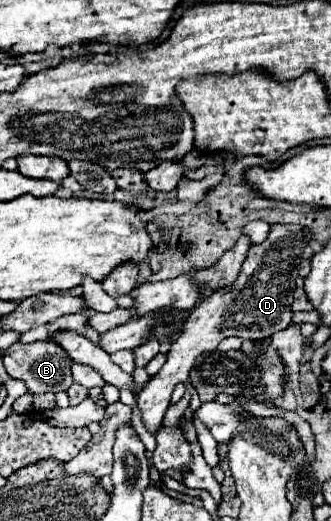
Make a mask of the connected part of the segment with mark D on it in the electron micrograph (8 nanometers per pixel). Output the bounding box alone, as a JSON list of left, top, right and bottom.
[136,225,314,433]

